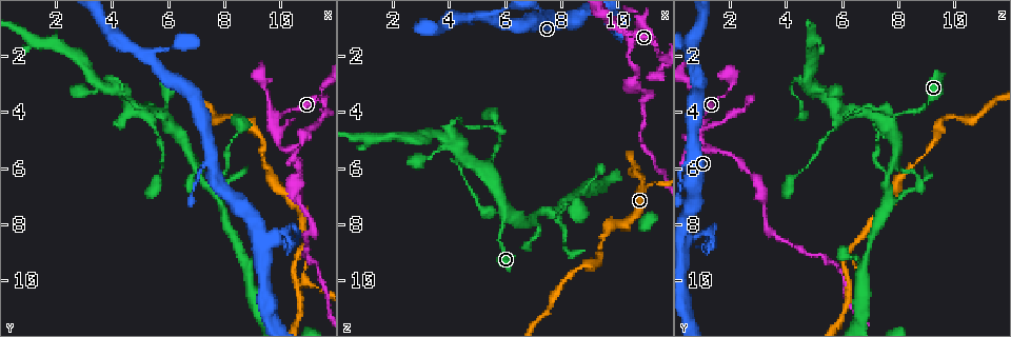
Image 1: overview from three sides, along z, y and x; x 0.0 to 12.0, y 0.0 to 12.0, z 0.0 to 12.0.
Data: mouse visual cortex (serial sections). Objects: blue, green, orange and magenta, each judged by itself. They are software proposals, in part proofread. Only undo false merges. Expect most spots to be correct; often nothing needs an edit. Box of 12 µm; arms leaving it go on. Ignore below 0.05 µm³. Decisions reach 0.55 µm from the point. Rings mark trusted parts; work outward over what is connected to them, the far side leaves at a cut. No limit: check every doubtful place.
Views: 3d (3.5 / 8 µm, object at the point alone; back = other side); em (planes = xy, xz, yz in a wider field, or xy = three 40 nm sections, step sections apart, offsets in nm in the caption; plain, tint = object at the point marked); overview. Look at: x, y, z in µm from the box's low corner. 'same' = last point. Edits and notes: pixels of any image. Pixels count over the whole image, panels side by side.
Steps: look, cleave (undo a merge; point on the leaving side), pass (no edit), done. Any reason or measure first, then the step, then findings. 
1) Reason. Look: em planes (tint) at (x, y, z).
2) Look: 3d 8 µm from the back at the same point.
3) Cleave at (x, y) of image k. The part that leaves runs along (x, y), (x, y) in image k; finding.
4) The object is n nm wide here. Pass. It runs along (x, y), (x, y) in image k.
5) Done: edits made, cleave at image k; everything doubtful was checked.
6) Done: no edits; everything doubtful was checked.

Arms part here. Look: 3d 3.5 µm at (10.4, 5.4, 1.2).

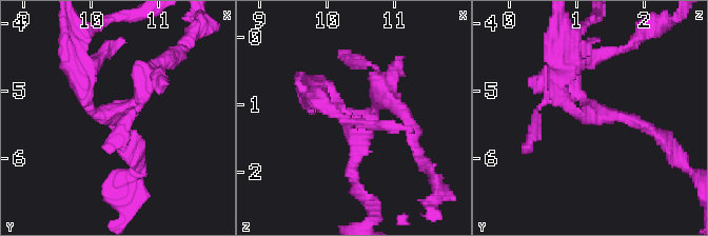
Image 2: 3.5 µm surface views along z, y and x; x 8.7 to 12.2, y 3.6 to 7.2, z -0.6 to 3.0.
3 arms meet here; the arms are 150, 300, 300 nm wide. Look: em xy step 1 (tint) at (10.35, 5.25, 1.25).

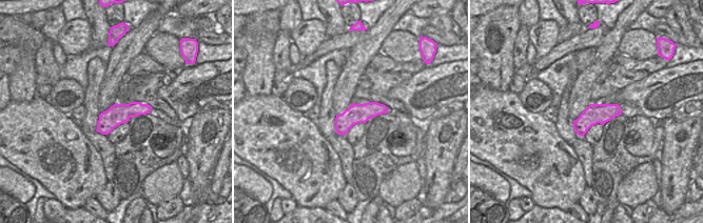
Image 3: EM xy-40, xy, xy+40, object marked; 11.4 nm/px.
Look: em planes (tint) at the same point.

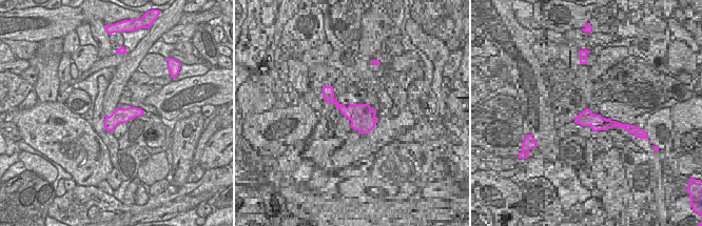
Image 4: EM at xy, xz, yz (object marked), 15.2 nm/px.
Pass. It runs along (558, 79), (572, 111), (605, 111), (655, 134) in image 2; all the same cell.

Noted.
Abrupt turn. Look: 3d 3.5 µm at (10.2, 8.4, 1.4).

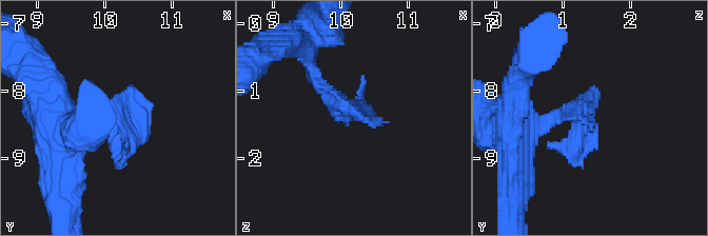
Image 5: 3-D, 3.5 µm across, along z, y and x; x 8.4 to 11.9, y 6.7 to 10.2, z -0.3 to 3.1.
Shape alone is not enough. Look: em planes (tint) at (10.15, 8.30, 1.30).

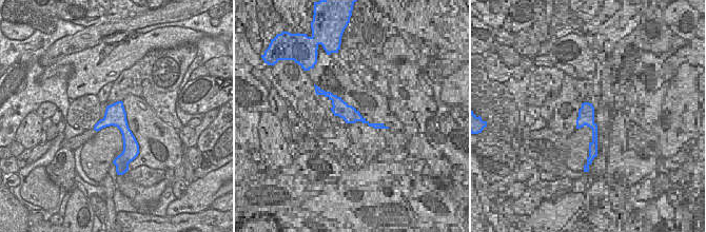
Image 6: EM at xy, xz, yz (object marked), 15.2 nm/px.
The object is 320 nm wide here. Pass. It runs along (534, 122), (581, 110), (583, 168) in image 5; continuous, no second cell.

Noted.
Sharp bend. Look: 3d 8 µm from the back at (10.9, 4.8, 0.9).

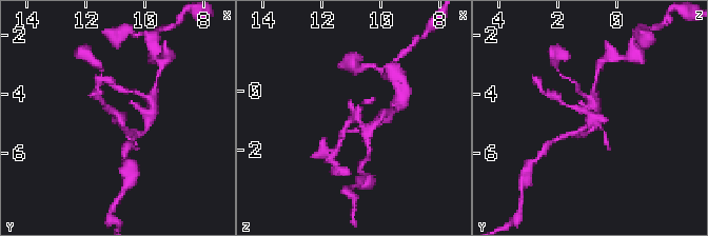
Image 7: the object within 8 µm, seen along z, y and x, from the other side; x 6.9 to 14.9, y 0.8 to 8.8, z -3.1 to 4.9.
Zoom in. Look: 3d 3.5 µm at (10.8, 4.8, 1.0).

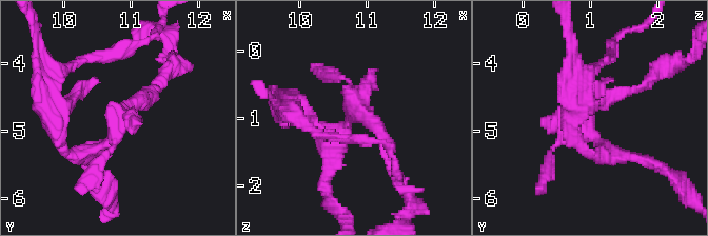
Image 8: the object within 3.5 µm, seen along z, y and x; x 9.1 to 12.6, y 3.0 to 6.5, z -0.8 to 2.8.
Pass. It runs along (80, 155), (103, 145), (122, 113), (155, 90) in image 8; continuous, no second cell.

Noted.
A narrow waist. Look: 3d 3.5 µm at (10.8, 9.0, 6.4).

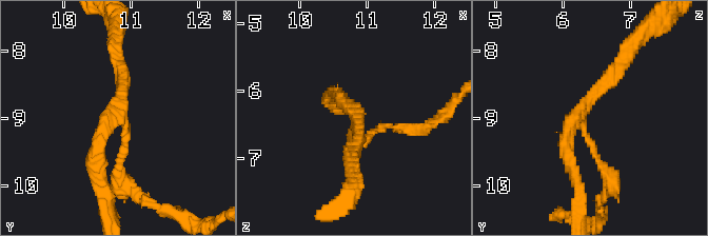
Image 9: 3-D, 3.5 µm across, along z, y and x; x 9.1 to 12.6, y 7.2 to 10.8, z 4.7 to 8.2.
3 arms meet here; the arms are 100, 200, 200 nm wide; now the EM. Look: em xy step 2 (tint) at (10.80, 8.90, 6.25).

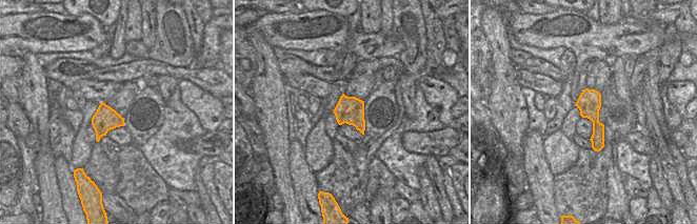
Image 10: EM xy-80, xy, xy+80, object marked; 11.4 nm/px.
Pass. It runs along (629, 53), (569, 131), (572, 170) in image 9; one cell here.

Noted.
Branch point. Look: 3d 3.5 µm at (7.5, 6.7, 7.5).

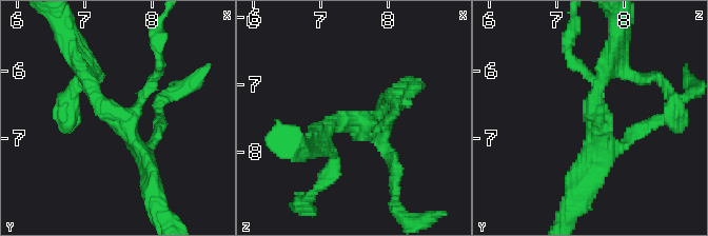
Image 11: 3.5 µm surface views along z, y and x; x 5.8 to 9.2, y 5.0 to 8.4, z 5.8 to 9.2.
The arms are 150, 200, 300 nm wide. Pass. It runs along (76, 62), (148, 172) in image 11; continuous, no second cell.

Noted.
Done: no edits; everything doubtful was checked.

